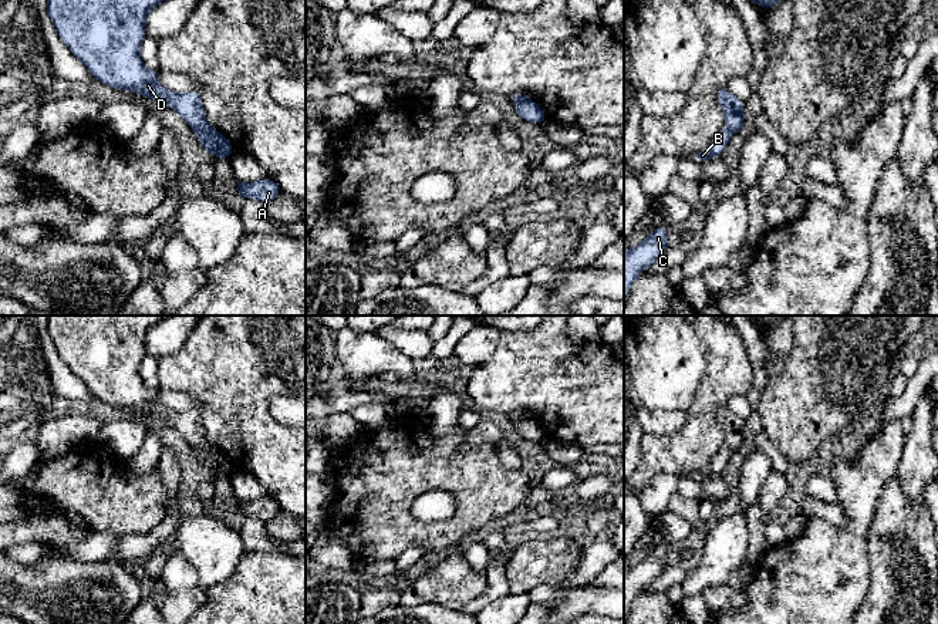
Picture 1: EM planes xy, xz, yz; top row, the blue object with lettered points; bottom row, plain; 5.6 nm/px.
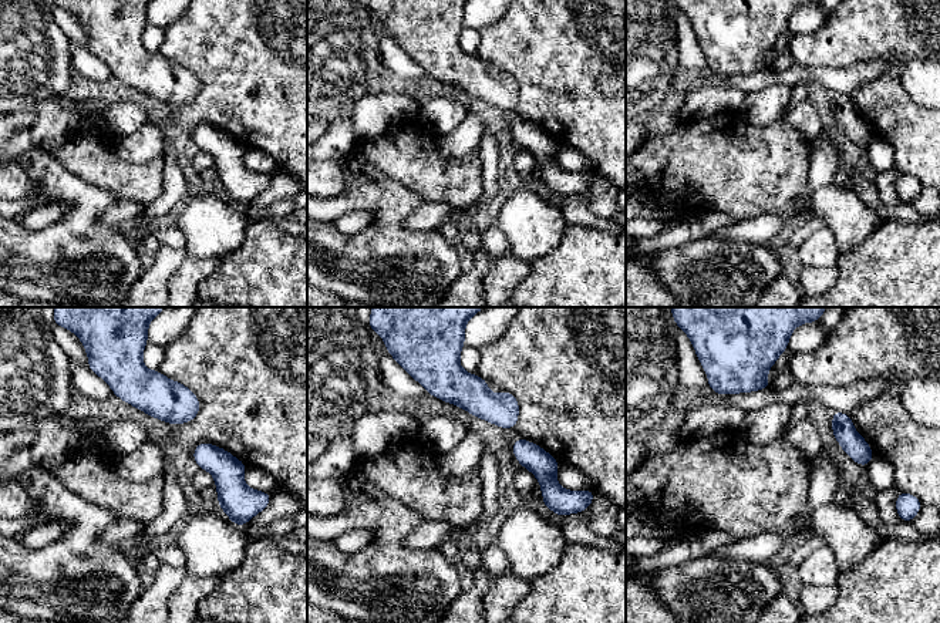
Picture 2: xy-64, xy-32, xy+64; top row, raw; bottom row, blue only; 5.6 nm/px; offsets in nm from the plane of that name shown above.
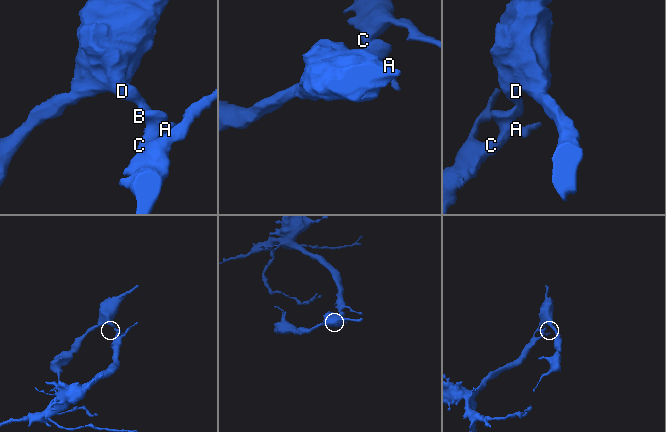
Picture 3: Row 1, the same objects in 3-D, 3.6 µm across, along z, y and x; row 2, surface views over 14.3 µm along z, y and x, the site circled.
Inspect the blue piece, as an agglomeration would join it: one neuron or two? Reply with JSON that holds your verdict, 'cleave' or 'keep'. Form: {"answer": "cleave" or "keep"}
{"answer": "cleave"}

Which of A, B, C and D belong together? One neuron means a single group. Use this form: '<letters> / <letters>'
A B C / D

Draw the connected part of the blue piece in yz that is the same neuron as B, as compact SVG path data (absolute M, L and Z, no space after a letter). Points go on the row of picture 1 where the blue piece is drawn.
M728 128L722 129L711 142L711 145L708 148L705 148L702 152L696 154L692 158L698 158L701 161L709 161L713 159L719 155L722 155L722 152L725 151L725 148L728 146L729 138L731 138L731 132Z

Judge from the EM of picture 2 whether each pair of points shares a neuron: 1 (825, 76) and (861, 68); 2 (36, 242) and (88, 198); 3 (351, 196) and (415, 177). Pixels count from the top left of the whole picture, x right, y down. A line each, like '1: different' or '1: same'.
1: same
2: same
3: different

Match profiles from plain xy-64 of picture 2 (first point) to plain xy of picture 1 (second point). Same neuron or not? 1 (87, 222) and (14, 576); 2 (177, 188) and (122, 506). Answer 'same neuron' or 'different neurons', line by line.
1: same neuron
2: different neurons

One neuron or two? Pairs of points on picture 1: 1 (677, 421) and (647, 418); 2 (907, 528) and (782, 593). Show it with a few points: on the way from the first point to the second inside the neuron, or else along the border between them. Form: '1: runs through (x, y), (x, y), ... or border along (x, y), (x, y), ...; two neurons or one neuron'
1: runs through (670, 421), (654, 421); one neuron
2: border along (876, 515), (867, 532), (869, 582); two neurons

